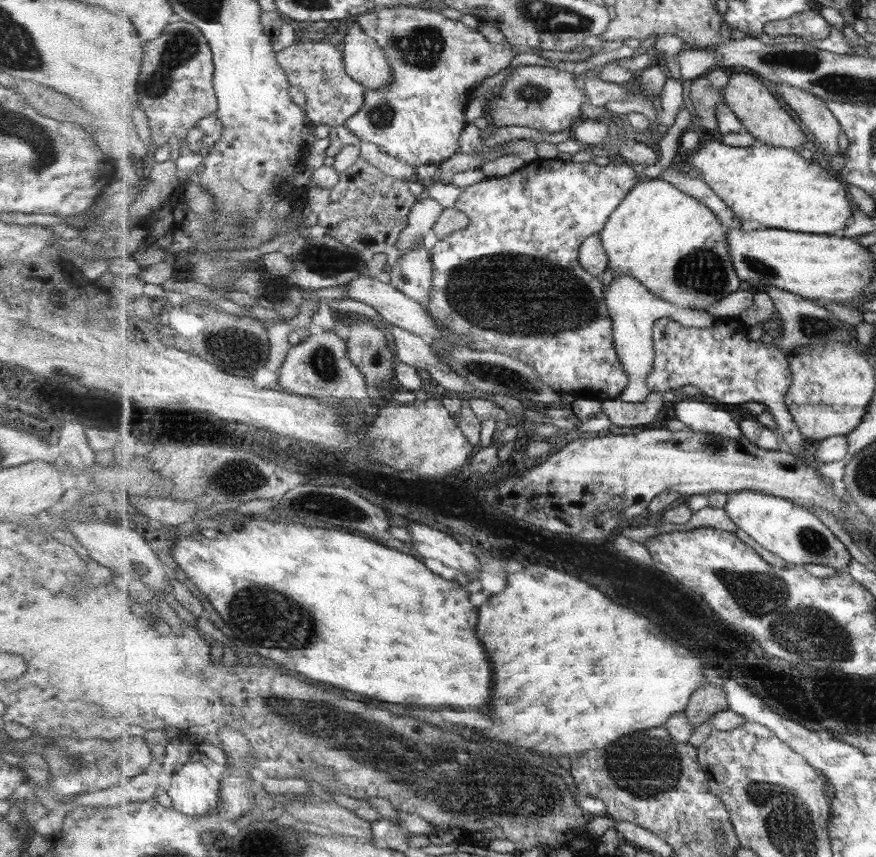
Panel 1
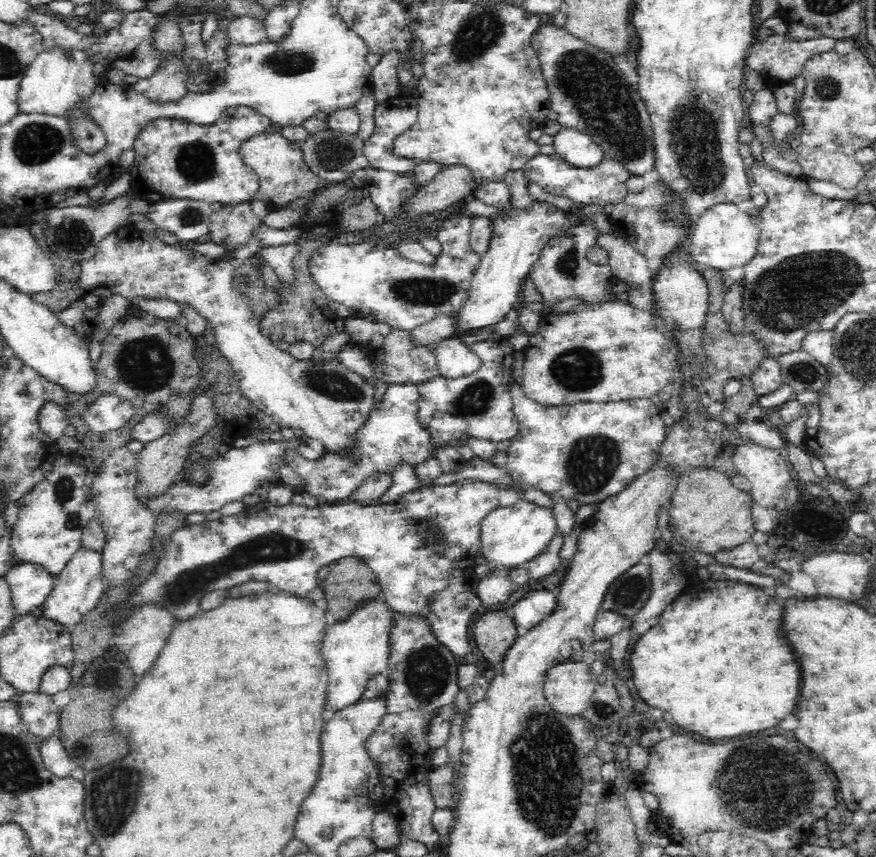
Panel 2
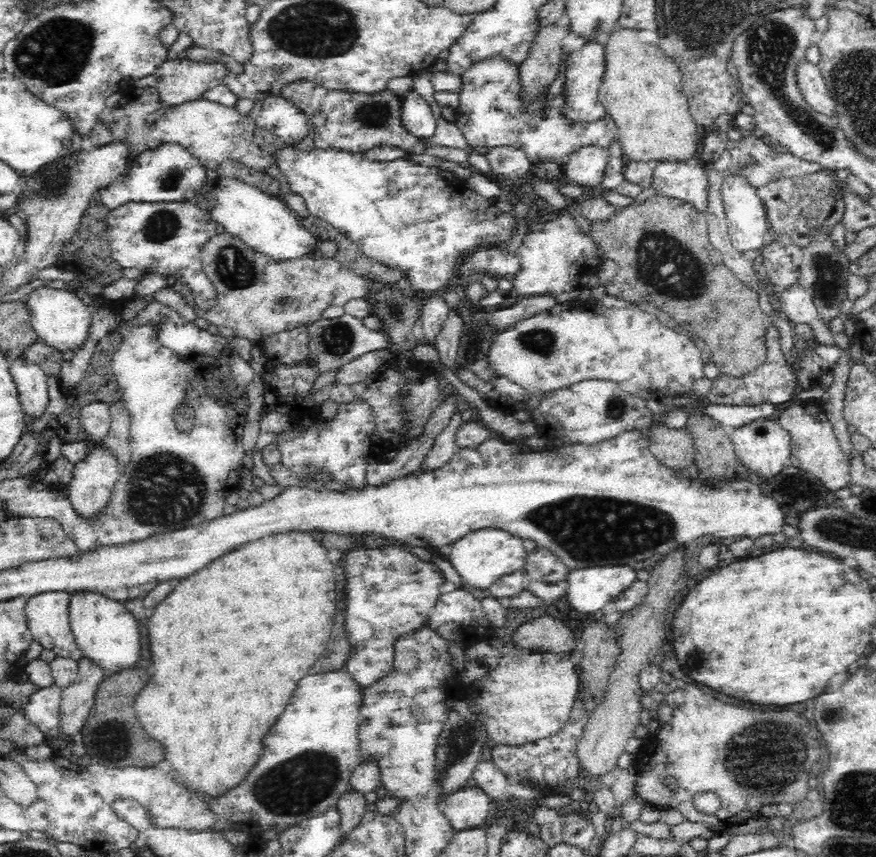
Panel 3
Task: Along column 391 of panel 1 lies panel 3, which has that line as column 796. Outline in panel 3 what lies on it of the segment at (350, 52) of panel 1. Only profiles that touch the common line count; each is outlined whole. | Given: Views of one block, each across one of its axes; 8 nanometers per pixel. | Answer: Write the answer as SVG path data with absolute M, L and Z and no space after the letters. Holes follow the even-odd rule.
M805 58L798 60L796 82L802 96L810 106L824 114L834 114L834 99L831 97L821 68Z

